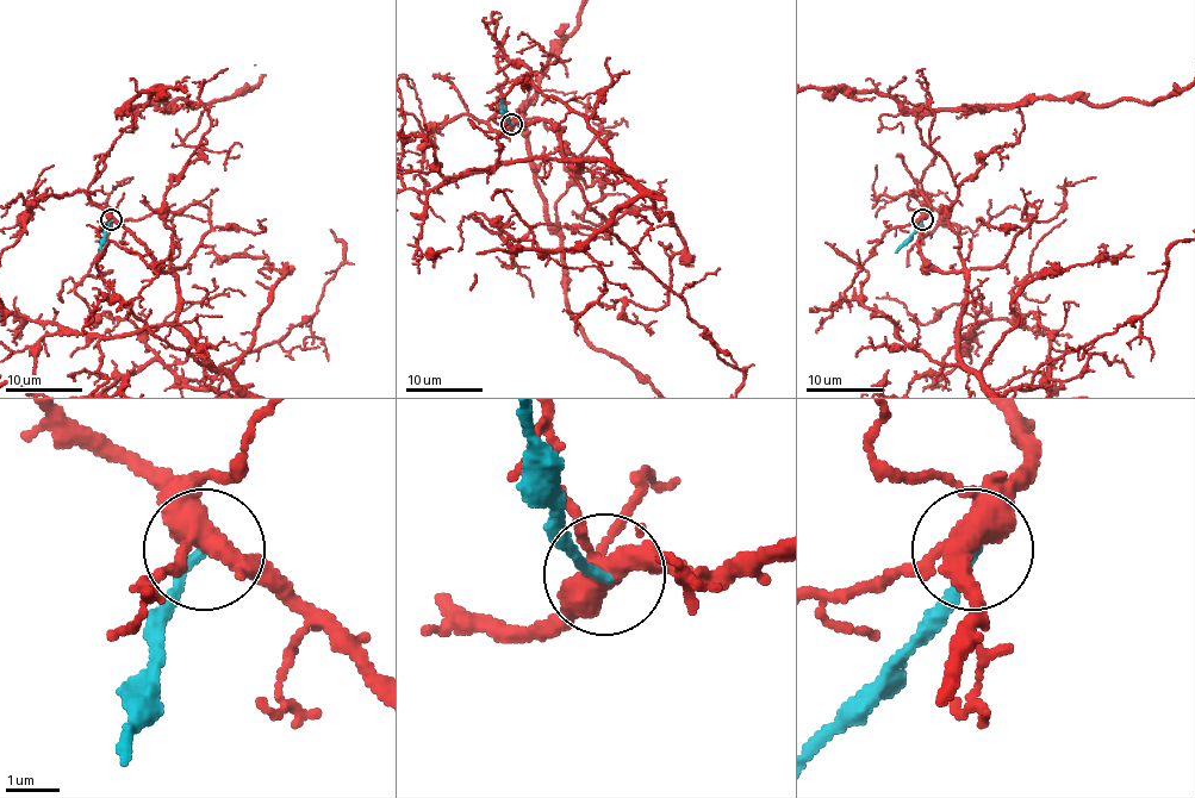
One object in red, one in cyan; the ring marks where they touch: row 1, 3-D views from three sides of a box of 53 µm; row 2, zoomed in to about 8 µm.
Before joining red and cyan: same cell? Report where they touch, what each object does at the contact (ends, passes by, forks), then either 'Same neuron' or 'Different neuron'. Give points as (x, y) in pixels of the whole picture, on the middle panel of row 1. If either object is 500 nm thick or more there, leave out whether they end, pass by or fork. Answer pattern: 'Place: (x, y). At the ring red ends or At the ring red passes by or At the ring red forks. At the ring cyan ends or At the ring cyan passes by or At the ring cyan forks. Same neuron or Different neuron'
Place: (511, 124). At the ring red forks. At the ring cyan ends. Different neuron

